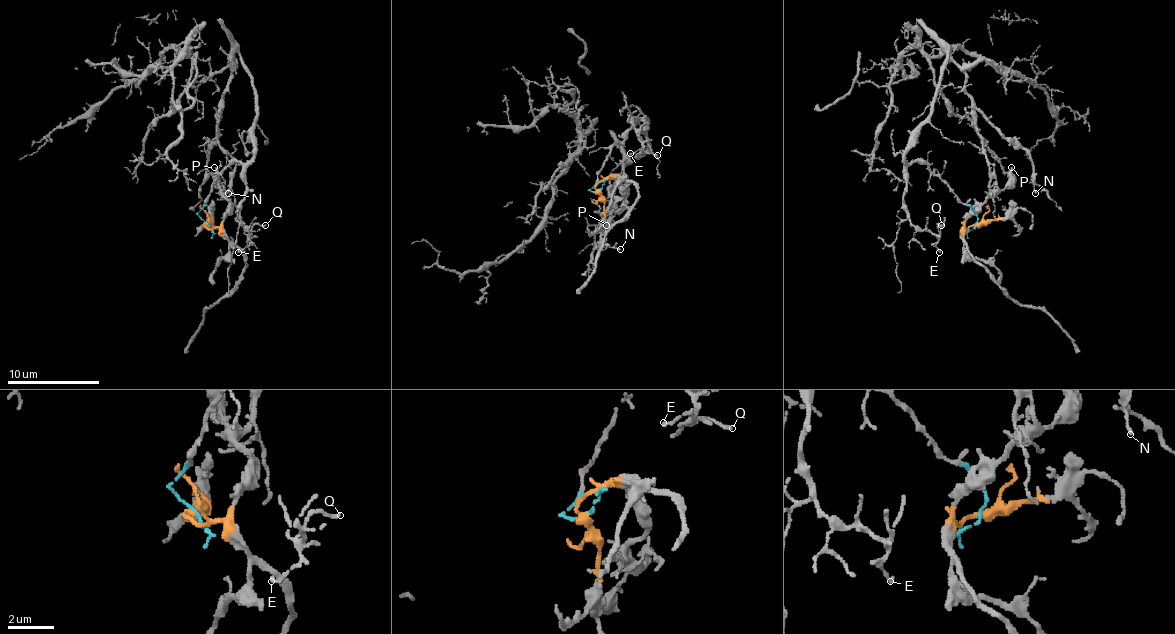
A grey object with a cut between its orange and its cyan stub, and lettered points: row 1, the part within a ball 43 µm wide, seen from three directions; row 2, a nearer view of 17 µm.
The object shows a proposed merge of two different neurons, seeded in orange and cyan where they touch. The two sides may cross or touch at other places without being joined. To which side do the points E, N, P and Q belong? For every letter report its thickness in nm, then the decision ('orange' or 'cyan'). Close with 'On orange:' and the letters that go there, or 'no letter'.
E: 130 nm | cyan
N: 130 nm | cyan
P: 280 nm | orange
Q: 140 nm | cyan
On orange: P

